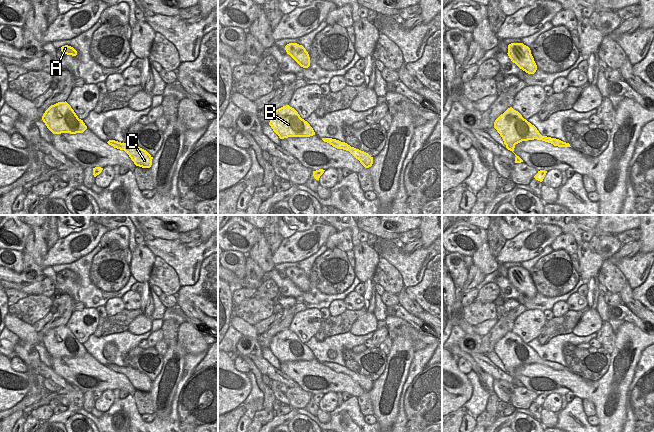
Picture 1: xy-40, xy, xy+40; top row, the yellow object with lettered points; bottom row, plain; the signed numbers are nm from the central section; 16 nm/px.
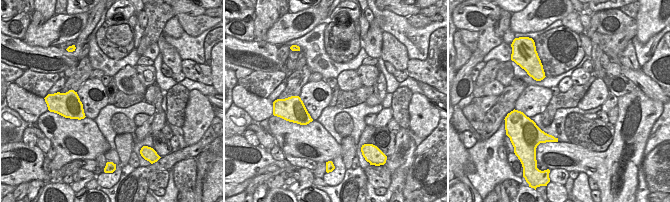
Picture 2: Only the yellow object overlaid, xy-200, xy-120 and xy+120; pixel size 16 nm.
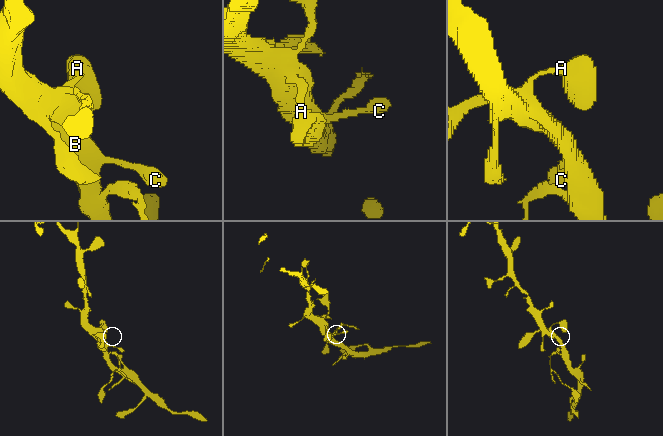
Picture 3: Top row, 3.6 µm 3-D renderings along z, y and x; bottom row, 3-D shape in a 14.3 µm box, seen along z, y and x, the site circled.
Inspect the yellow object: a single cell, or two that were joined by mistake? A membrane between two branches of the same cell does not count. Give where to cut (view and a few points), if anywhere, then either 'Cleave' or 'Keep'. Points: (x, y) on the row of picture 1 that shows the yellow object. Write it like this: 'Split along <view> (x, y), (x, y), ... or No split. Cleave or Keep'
No split. Keep.

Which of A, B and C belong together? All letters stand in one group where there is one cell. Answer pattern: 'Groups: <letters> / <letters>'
Groups: A B C.

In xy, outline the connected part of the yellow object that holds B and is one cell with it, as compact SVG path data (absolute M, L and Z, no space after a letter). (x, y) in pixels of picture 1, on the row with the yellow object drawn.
M289 105L277 109L272 114L269 125L280 139L315 135L310 124L302 119L298 112Z

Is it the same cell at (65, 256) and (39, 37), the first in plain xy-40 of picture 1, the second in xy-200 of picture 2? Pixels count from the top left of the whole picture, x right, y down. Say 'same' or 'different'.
same

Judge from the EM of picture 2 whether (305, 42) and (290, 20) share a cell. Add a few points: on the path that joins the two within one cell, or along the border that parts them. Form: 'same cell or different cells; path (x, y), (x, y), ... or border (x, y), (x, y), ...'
different cells; border (321, 24), (318, 24), (303, 35), (284, 43)

